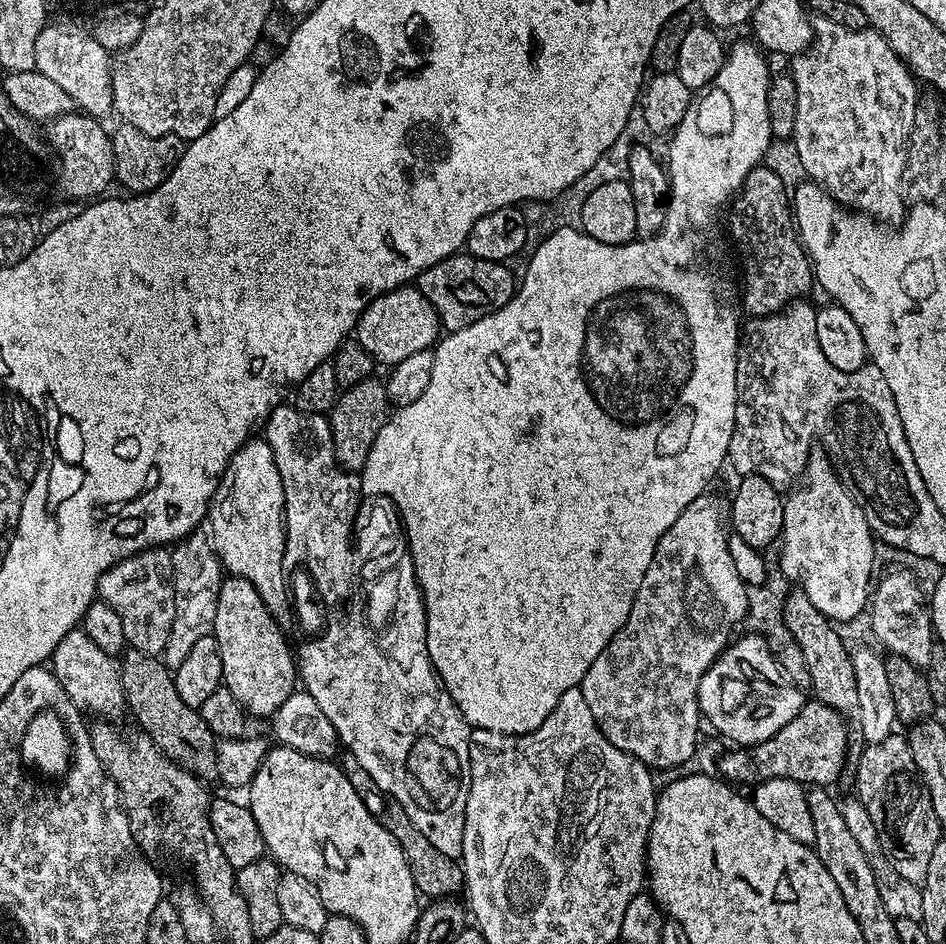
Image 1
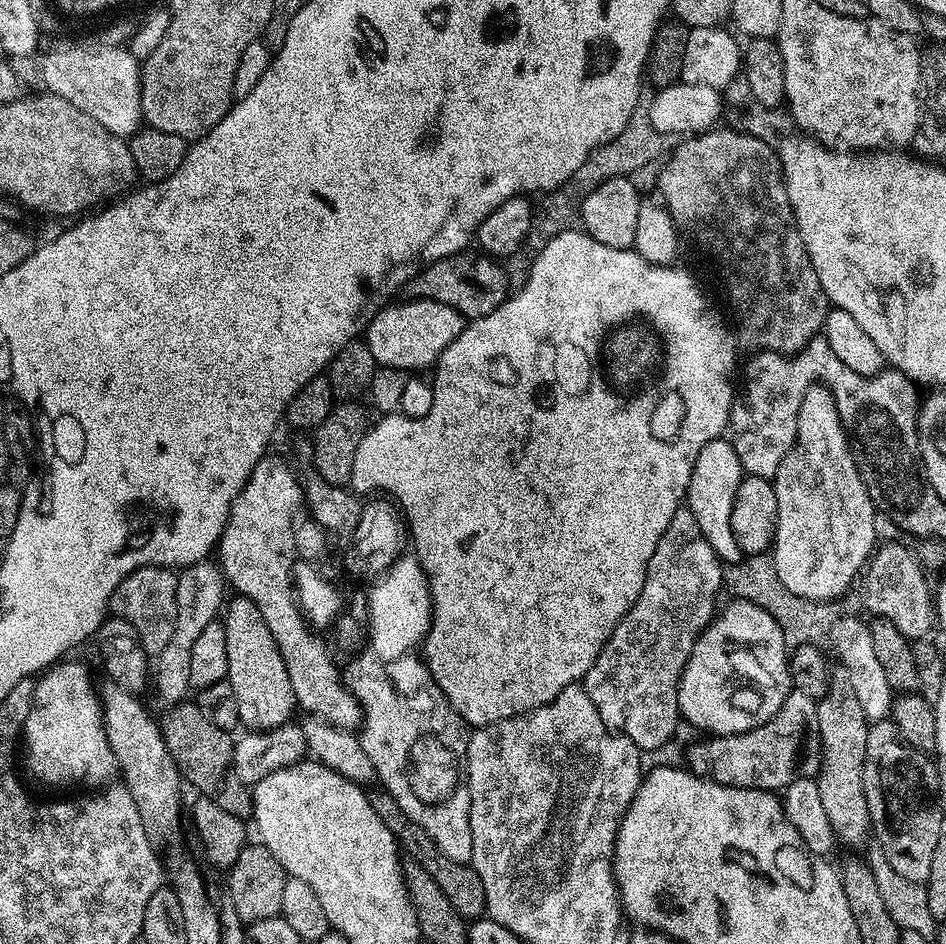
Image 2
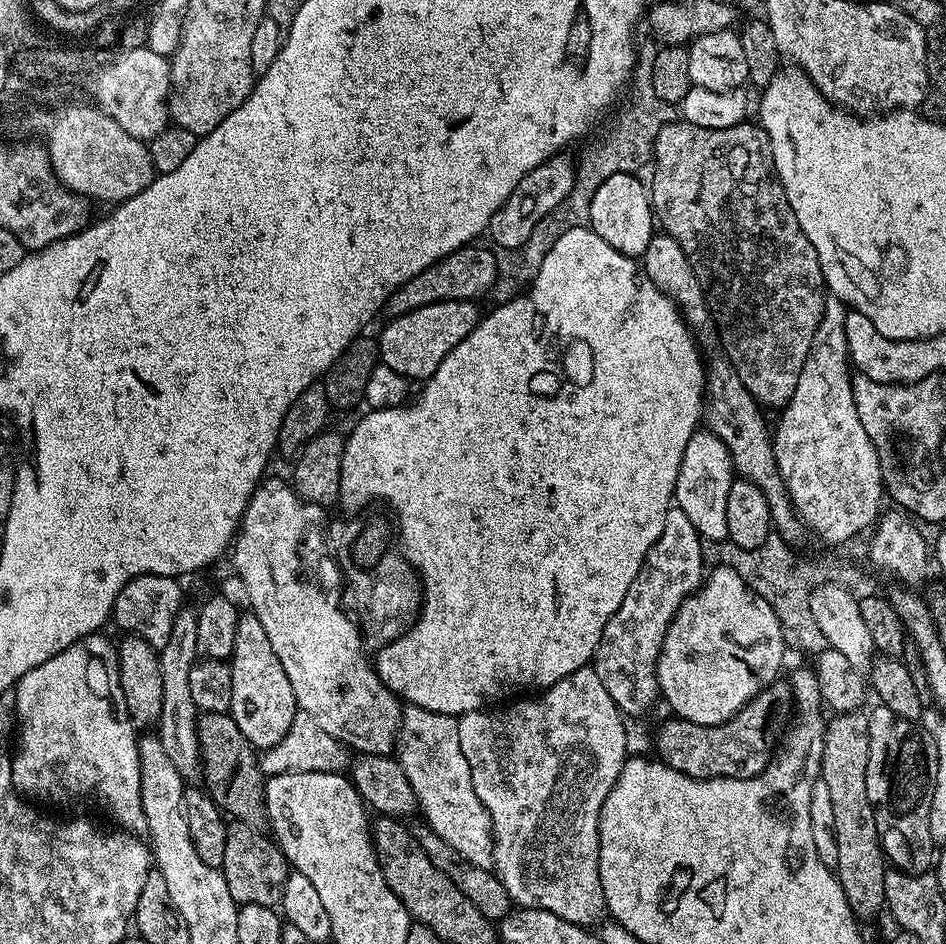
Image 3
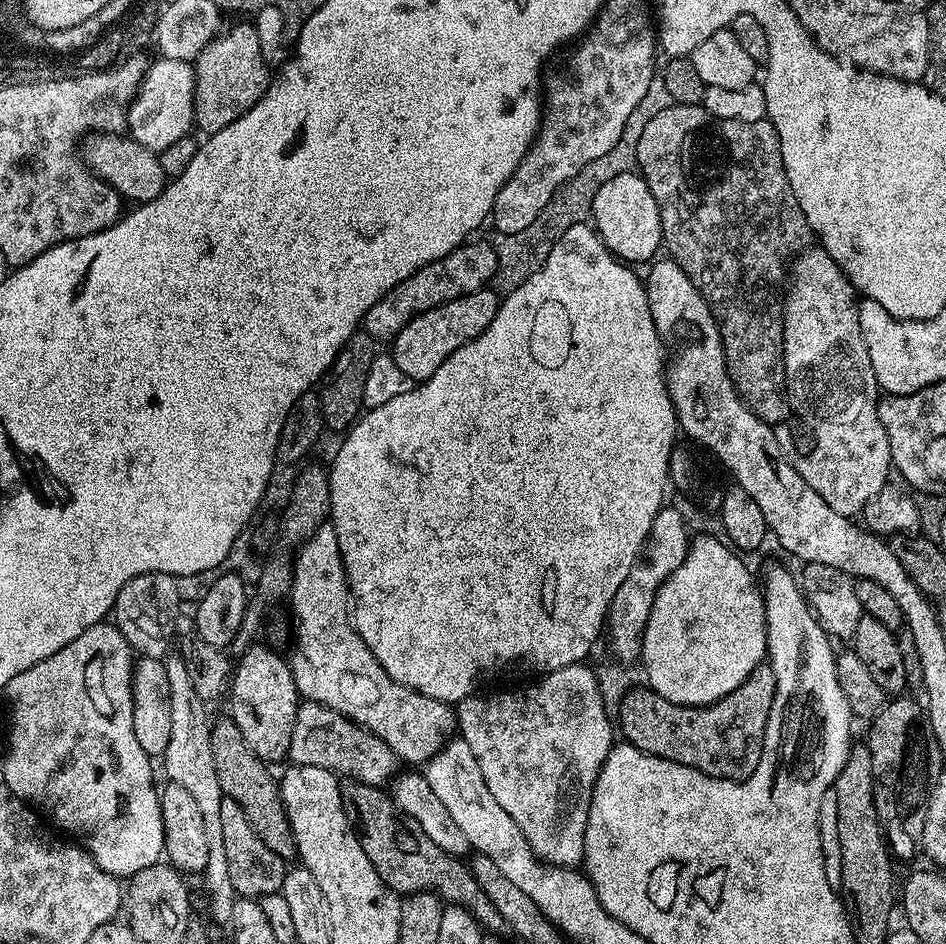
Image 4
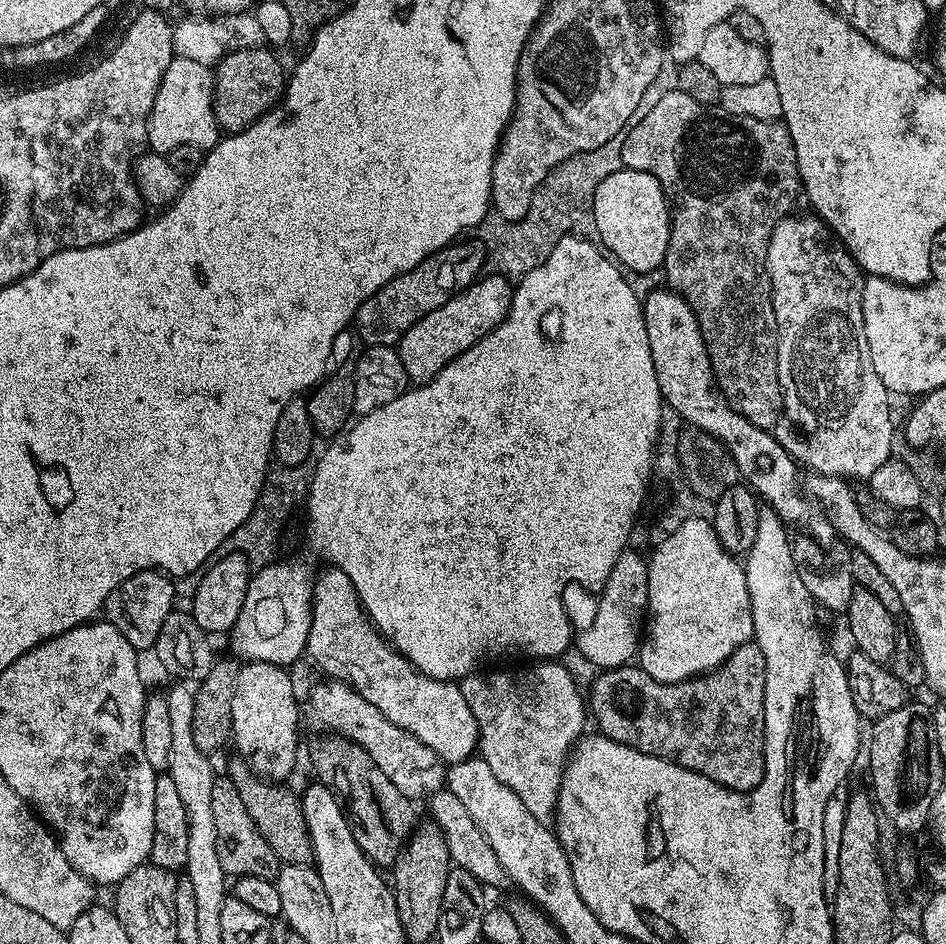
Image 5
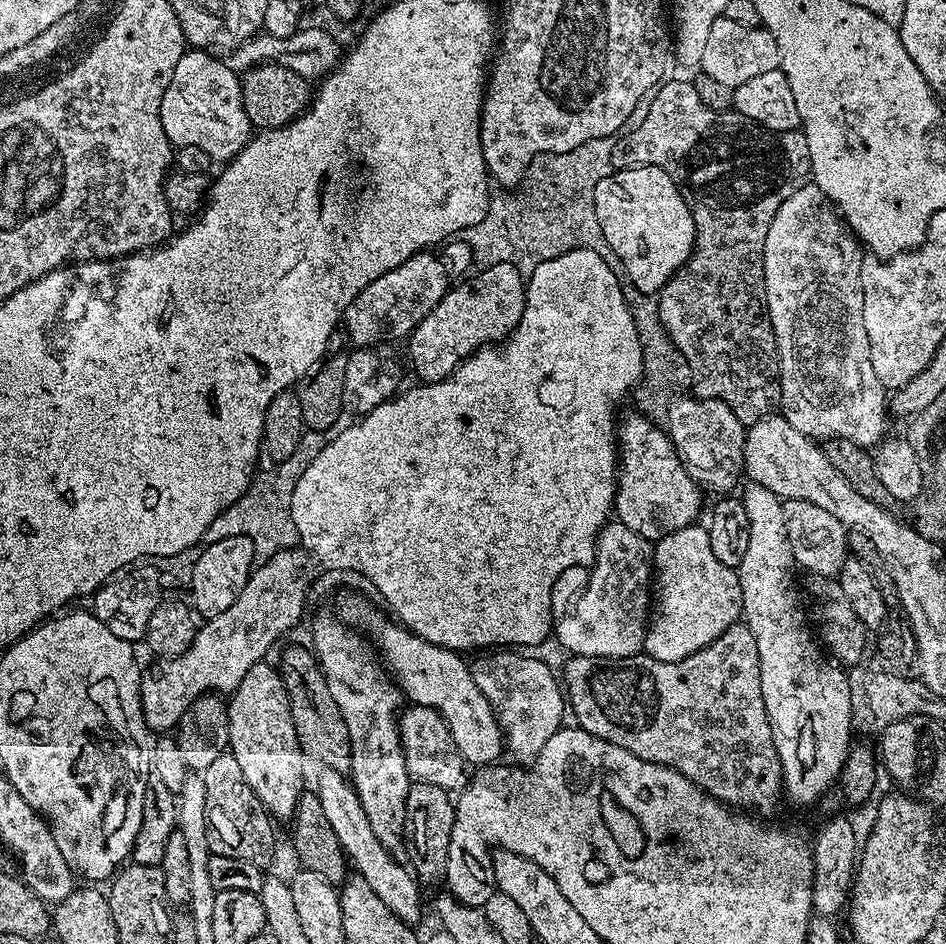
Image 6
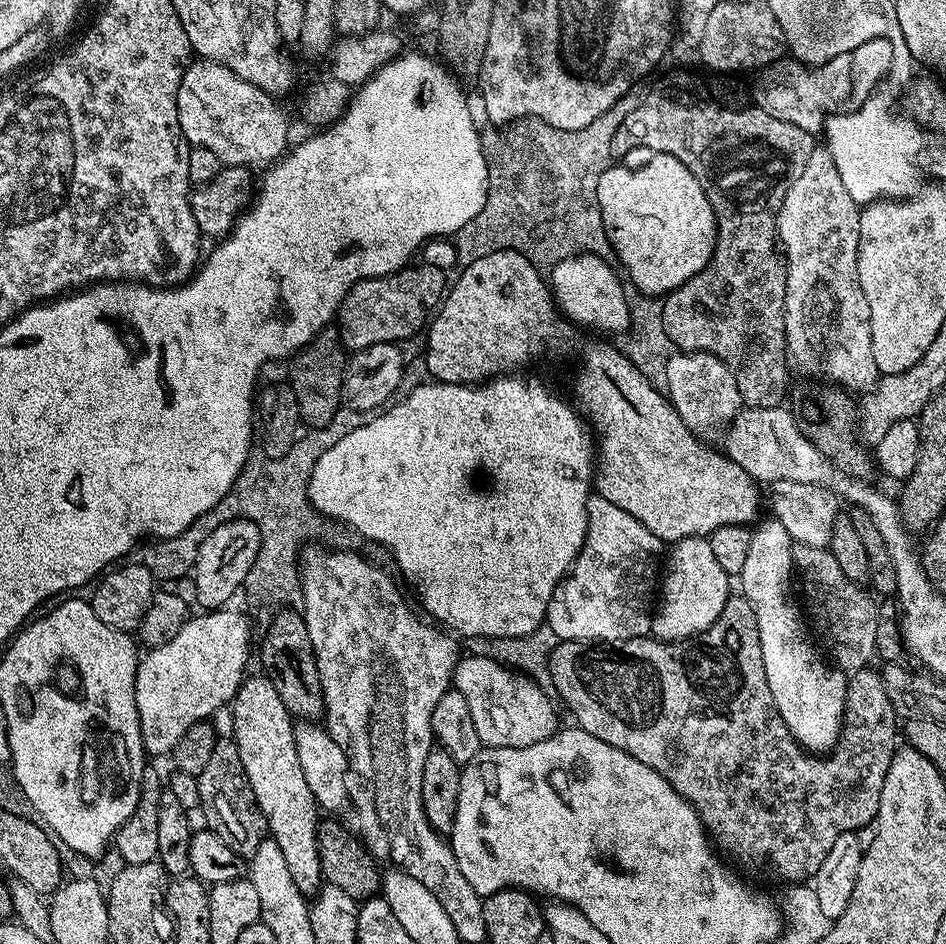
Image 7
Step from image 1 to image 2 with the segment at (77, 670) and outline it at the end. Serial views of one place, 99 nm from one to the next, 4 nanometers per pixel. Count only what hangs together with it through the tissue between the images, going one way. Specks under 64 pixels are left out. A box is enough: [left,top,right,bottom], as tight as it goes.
[98,682,182,841]

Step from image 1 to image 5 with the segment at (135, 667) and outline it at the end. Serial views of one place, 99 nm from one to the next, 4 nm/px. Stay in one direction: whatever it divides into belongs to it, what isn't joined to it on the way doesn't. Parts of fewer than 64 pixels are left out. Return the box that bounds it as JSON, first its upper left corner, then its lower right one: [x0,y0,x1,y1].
[227,758,313,865]

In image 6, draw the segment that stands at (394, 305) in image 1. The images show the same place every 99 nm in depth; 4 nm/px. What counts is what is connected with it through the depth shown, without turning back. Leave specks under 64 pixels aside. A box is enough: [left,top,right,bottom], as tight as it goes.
[406,265,525,384]

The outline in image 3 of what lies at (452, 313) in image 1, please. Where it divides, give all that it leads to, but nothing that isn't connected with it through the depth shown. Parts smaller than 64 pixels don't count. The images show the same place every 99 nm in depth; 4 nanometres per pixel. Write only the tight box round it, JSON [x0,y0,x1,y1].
[383,246,496,318]

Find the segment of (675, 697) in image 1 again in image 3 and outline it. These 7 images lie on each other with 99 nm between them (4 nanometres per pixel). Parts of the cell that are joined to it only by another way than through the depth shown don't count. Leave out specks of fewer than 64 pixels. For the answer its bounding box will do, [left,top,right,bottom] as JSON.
[594,506,706,717]

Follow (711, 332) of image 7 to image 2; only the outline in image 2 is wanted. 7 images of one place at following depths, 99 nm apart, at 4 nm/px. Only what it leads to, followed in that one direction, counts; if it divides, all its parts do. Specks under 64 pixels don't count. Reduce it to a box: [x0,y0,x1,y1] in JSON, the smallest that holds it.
[660,126,830,354]

